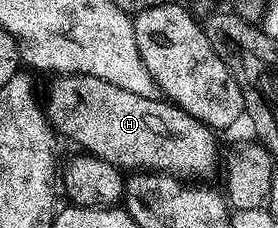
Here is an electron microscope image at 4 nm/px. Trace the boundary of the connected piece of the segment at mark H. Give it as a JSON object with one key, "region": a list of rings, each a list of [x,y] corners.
{"region":[[[67,74],[55,77],[53,81],[46,100],[44,96],[46,121],[55,135],[62,137],[63,134],[85,153],[94,154],[100,160],[108,160],[108,164],[126,172],[161,172],[175,176],[193,176],[198,180],[205,179],[202,178],[205,174],[212,173],[217,162],[219,165],[220,154],[214,151],[215,131],[185,114],[173,102],[161,97],[136,96],[132,92],[124,92],[124,88],[116,88],[116,84],[108,84],[108,80],[87,74]]]}

